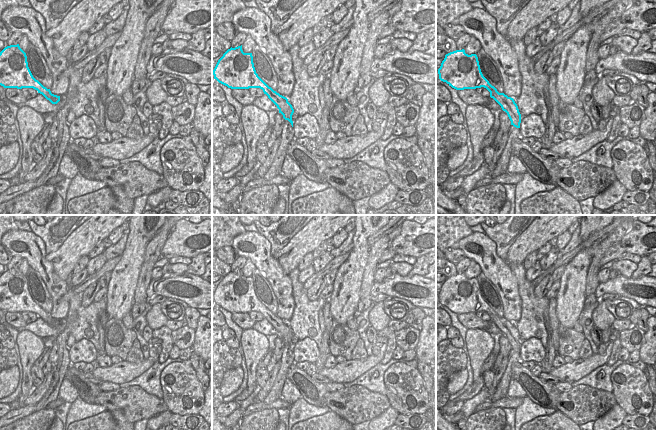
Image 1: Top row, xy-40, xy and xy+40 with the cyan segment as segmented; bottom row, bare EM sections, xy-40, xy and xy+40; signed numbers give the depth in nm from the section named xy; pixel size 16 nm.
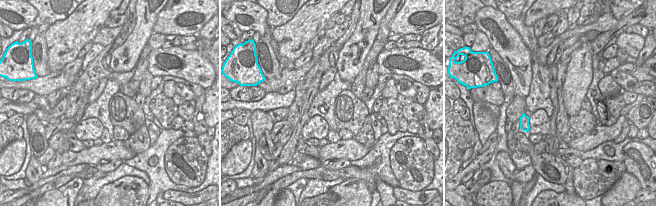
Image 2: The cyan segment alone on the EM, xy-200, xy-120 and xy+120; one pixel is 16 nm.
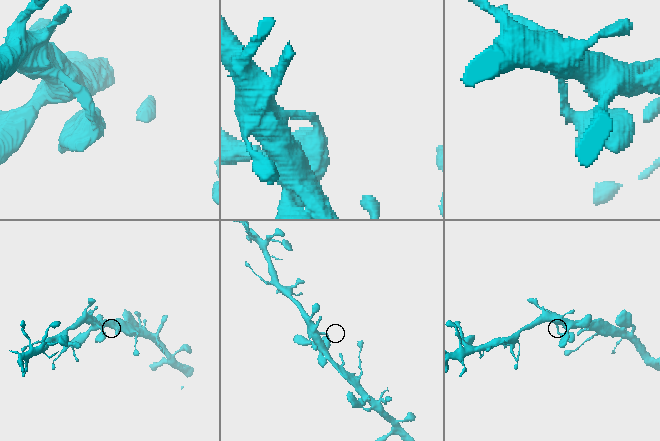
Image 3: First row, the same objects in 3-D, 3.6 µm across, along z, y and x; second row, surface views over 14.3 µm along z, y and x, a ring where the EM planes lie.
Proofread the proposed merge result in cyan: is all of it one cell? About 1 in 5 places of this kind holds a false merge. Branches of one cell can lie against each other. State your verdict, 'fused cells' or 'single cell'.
single cell

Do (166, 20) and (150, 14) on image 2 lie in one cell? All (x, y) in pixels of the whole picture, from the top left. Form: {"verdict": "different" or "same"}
{"verdict": "different"}

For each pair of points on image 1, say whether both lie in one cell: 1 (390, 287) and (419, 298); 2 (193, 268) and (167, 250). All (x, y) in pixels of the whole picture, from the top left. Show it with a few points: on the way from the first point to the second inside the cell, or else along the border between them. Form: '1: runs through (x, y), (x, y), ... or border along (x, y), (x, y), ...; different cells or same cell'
1: runs through (397, 293), (412, 298); same cell
2: border along (201, 252), (191, 258); different cells

